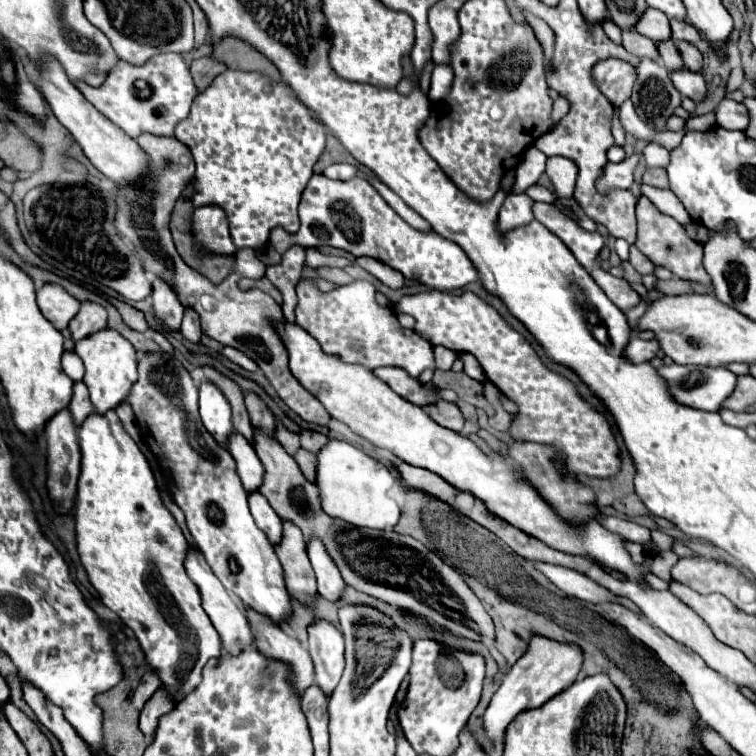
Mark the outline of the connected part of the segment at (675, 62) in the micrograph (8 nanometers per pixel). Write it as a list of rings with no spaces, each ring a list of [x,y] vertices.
[[[667,39],[667,41],[657,43],[657,49],[659,49],[659,55],[663,59],[663,65],[669,71],[675,71],[675,69],[681,69],[683,67],[683,59],[681,59],[681,55],[679,55],[673,39]]]

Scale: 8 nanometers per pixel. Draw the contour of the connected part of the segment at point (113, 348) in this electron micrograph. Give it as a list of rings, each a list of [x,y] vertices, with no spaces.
[[[103,329],[89,339],[75,343],[75,353],[85,365],[83,383],[89,389],[91,403],[99,415],[105,415],[111,409],[117,409],[127,401],[133,383],[137,381],[137,355],[133,345],[113,329]]]

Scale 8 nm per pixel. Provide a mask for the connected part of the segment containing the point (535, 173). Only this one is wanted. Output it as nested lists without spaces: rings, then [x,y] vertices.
[[[529,147],[517,165],[517,181],[509,193],[525,193],[529,185],[536,184],[541,173],[545,171],[545,161],[547,157],[537,147]]]

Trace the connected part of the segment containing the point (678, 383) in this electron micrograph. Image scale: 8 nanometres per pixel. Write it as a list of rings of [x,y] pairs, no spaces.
[[[667,365],[657,369],[659,375],[665,379],[667,387],[669,387],[669,395],[673,395],[673,399],[677,399],[677,403],[685,405],[685,407],[693,407],[693,409],[701,409],[701,411],[719,411],[721,403],[733,393],[735,389],[735,381],[737,375],[733,375],[727,367],[693,367],[693,365]]]

